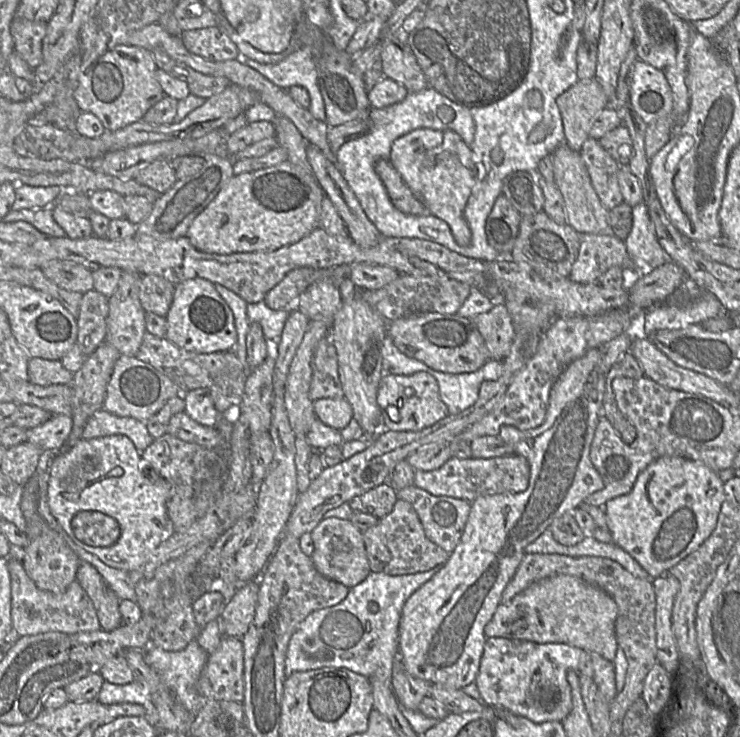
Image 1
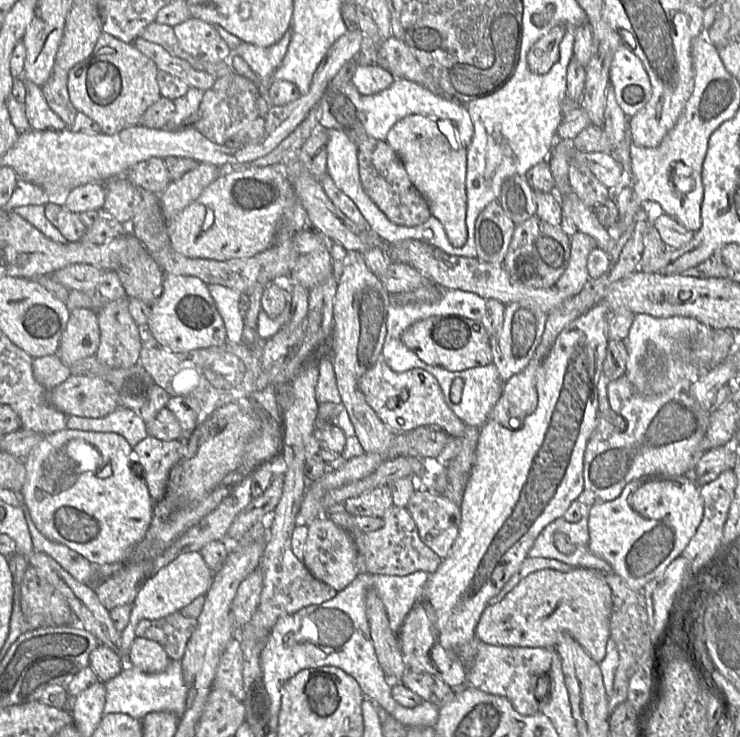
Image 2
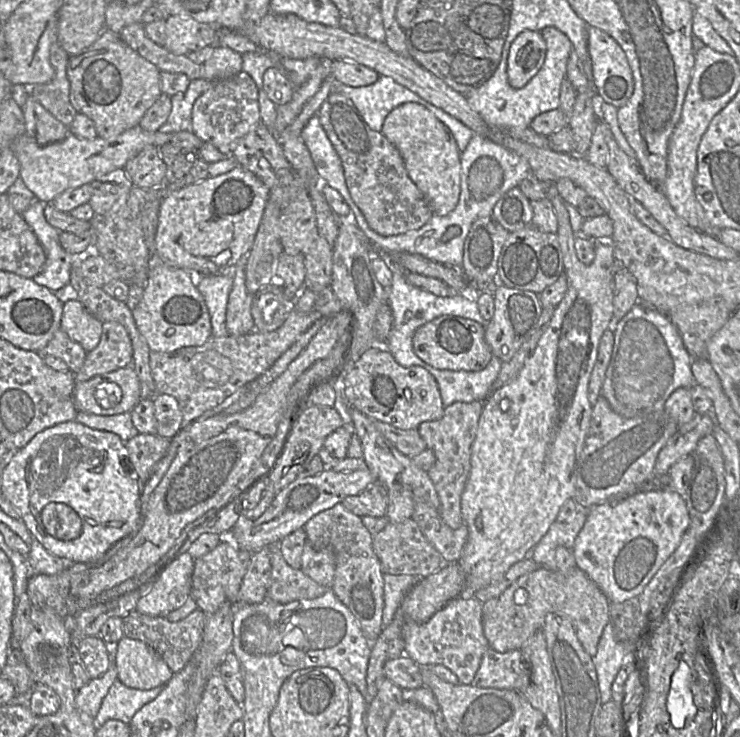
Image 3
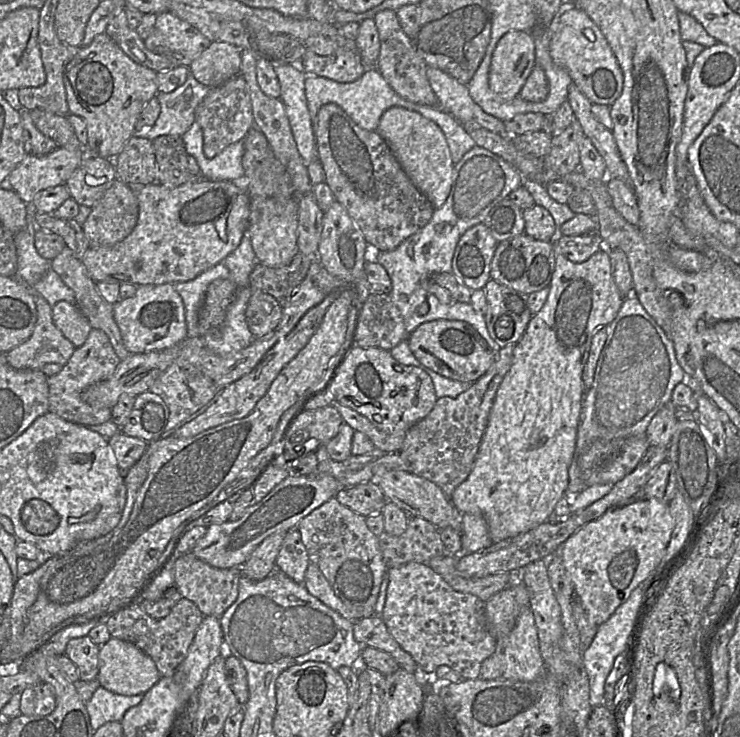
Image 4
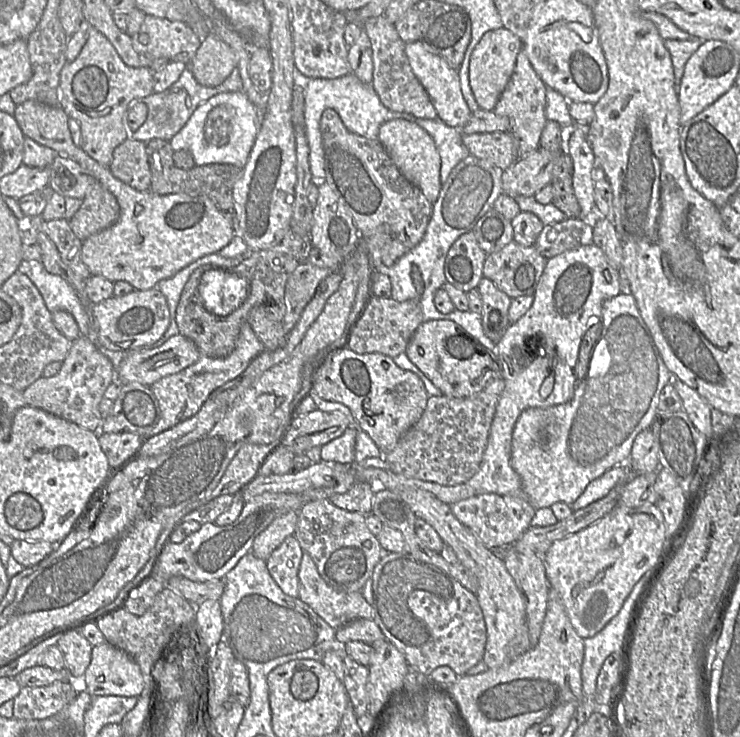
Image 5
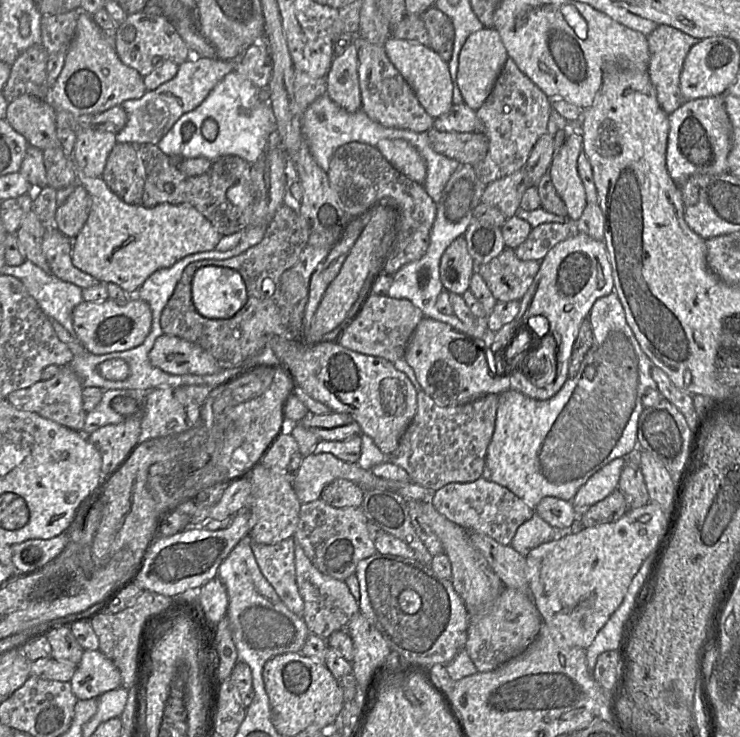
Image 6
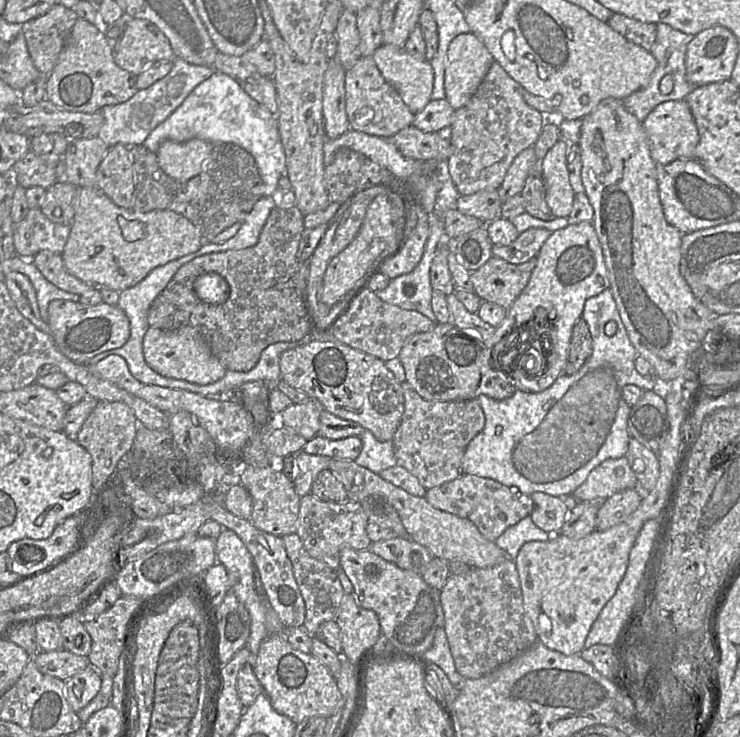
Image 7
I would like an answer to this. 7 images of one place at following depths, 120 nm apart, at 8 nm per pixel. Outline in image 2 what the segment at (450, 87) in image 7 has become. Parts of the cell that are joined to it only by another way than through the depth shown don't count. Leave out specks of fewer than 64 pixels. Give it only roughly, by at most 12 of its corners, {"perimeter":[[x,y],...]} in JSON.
{"perimeter":[[556,26],[526,56],[531,72],[546,74],[559,60],[566,26]]}

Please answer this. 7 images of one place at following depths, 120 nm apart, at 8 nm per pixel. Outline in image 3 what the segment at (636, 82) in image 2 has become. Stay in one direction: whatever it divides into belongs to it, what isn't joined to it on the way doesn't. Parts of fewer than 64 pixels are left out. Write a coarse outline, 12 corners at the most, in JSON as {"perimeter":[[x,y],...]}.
{"perimeter":[[588,26],[596,93],[622,107],[634,91],[625,52]]}

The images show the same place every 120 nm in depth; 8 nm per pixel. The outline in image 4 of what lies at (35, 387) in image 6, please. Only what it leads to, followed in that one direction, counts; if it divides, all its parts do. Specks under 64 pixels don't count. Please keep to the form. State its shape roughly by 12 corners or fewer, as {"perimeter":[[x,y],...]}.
{"perimeter":[[92,329],[58,374],[48,377],[49,412],[83,426],[111,419],[81,399],[121,359]]}

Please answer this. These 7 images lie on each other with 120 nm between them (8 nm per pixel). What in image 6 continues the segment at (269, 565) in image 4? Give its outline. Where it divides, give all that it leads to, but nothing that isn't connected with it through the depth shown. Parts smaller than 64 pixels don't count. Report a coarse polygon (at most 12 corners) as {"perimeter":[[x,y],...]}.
{"perimeter":[[261,463],[252,485],[251,540],[292,538],[301,506],[283,471]]}

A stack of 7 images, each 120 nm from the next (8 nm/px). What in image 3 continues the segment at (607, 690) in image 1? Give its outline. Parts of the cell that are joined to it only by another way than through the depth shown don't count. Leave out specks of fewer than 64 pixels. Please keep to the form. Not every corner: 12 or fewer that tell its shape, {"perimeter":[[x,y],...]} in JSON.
{"perimeter":[[489,647],[472,681],[525,691],[530,667],[520,650]]}

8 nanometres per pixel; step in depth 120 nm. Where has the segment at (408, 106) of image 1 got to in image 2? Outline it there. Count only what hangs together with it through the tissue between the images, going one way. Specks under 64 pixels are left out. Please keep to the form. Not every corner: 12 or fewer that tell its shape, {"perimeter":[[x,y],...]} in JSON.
{"perimeter":[[395,78],[361,96],[362,112],[384,135],[420,114],[451,121],[462,144],[474,125],[466,105],[420,84]]}

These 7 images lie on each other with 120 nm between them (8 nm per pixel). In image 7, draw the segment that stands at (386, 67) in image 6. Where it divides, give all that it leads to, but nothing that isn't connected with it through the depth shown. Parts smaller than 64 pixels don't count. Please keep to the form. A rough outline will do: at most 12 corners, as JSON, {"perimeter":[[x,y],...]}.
{"perimeter":[[373,55],[346,72],[351,130],[391,138],[415,115]]}

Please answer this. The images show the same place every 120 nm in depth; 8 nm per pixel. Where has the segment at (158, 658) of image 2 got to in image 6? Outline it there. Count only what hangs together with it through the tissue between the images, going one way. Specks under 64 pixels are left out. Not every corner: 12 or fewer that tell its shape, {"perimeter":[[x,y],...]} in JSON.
{"perimeter":[[85,650],[70,680],[78,700],[121,686],[114,663]]}

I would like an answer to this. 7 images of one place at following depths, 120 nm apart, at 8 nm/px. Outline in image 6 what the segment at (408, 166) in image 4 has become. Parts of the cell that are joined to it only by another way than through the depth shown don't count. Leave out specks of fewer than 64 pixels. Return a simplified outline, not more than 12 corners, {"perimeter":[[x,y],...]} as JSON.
{"perimeter":[[402,139],[376,147],[398,171],[423,186],[426,163]]}

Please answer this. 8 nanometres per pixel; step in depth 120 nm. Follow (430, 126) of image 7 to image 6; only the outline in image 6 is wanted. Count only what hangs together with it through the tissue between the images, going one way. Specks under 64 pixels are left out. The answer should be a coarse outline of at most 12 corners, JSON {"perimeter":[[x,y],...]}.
{"perimeter":[[453,104],[434,119],[441,132],[484,132],[475,110]]}

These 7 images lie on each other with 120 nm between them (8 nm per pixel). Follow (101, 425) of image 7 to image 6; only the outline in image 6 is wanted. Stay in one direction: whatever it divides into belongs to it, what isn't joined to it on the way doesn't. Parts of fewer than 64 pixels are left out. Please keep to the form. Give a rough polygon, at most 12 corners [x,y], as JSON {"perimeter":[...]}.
{"perimeter":[[139,420],[87,436],[102,458],[102,477],[138,444]]}

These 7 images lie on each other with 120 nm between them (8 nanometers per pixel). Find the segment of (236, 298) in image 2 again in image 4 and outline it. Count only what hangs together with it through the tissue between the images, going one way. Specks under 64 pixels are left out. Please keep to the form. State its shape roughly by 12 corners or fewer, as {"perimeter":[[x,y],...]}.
{"perimeter":[[221,262],[174,284],[185,307],[187,338],[202,336],[199,311],[214,280],[230,278]]}

